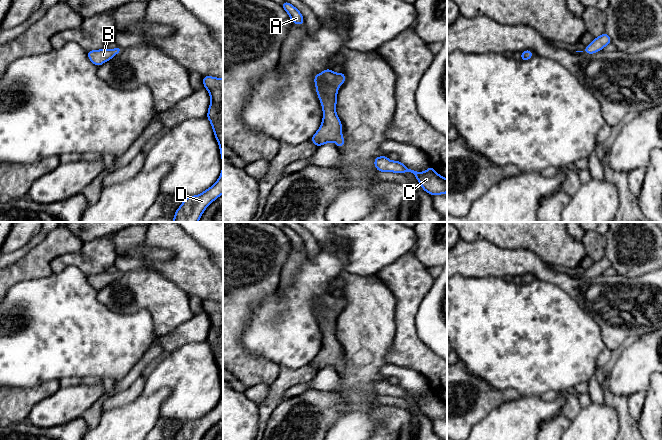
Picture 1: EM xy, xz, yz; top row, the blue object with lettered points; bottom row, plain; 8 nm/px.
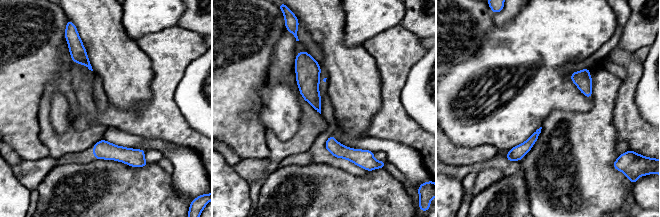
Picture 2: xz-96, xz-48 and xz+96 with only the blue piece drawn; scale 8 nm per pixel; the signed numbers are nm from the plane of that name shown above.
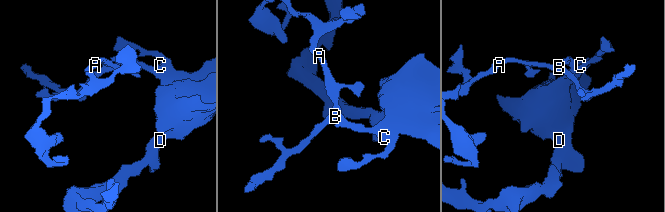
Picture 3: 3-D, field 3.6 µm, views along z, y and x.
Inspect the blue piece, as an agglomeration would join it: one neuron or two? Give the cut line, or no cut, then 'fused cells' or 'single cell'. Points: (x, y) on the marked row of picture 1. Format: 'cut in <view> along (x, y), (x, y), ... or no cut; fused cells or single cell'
no cut; single cell

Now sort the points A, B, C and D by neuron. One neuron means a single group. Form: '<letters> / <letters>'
A B C D

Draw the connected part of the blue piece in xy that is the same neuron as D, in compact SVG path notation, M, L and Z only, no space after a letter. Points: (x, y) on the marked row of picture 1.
M203 77L203 86L210 95L207 113L222 158L222 172L214 185L199 195L186 197L176 210L173 222L198 222L205 209L223 194L223 78Z

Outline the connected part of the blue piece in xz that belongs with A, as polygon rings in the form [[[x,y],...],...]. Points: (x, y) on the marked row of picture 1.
[[[284,1],[281,5],[290,16],[290,19],[293,23],[298,25],[302,25],[305,23],[300,11],[297,8],[295,8],[292,4]]]

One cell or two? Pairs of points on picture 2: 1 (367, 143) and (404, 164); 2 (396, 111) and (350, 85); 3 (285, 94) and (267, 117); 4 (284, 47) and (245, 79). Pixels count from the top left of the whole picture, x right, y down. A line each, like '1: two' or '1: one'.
1: one
2: two
3: one
4: two

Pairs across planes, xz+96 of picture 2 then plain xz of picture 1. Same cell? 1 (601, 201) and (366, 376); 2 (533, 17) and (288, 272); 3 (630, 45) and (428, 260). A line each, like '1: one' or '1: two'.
1: one
2: two
3: one

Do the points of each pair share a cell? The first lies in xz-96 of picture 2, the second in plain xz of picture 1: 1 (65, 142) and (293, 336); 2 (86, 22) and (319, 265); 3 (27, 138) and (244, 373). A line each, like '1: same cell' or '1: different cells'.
1: different cells
2: different cells
3: same cell

